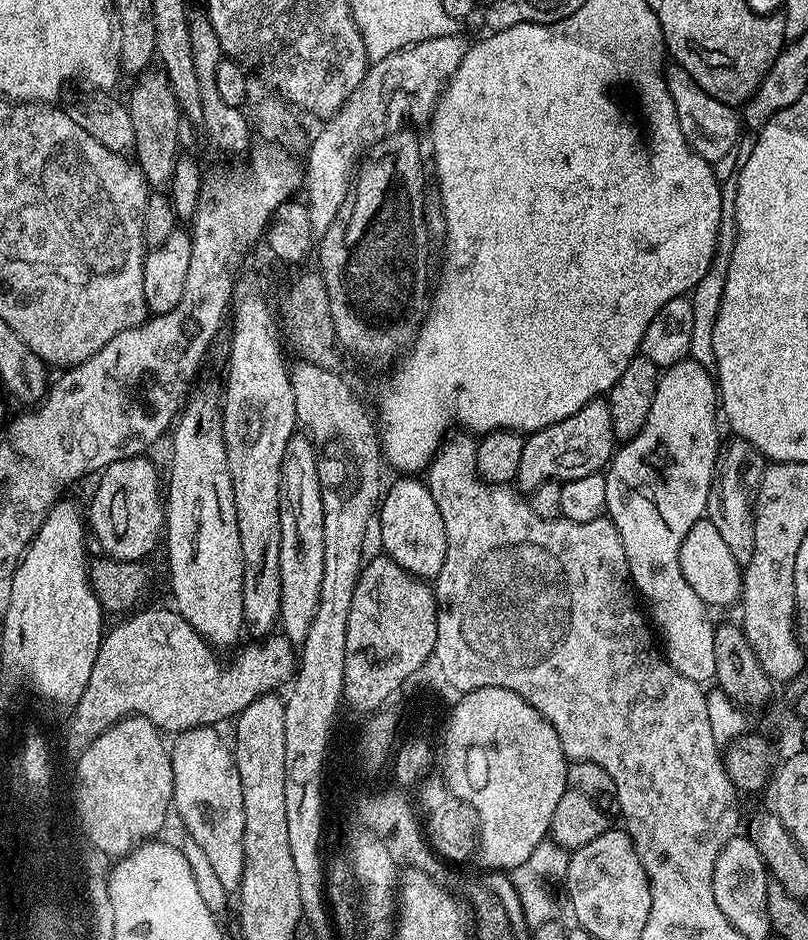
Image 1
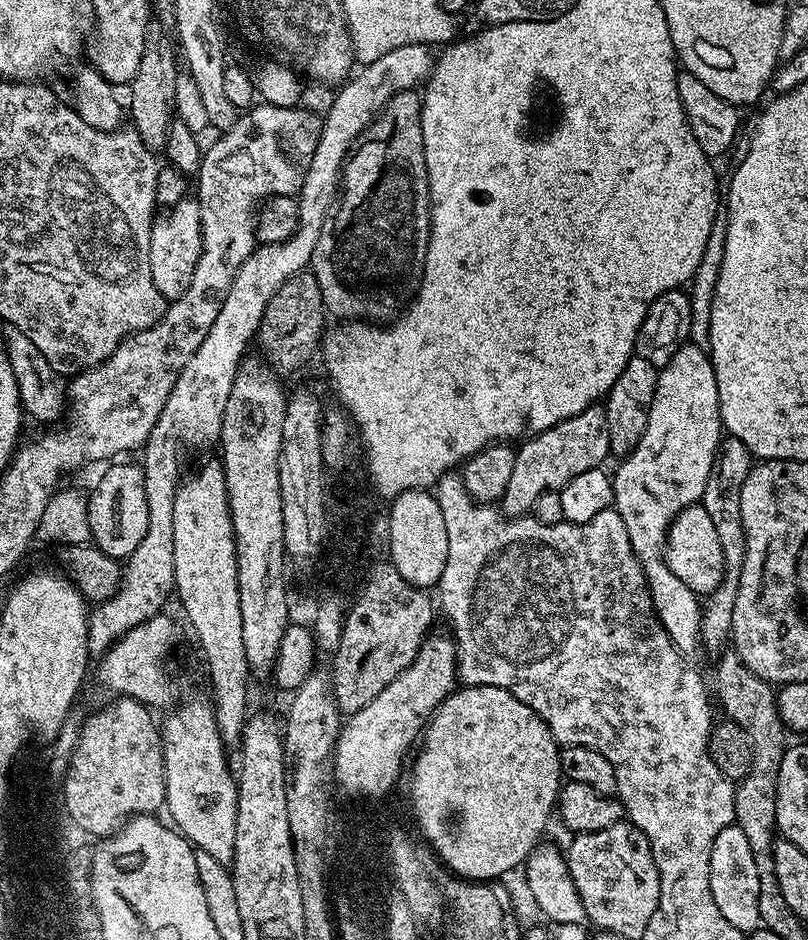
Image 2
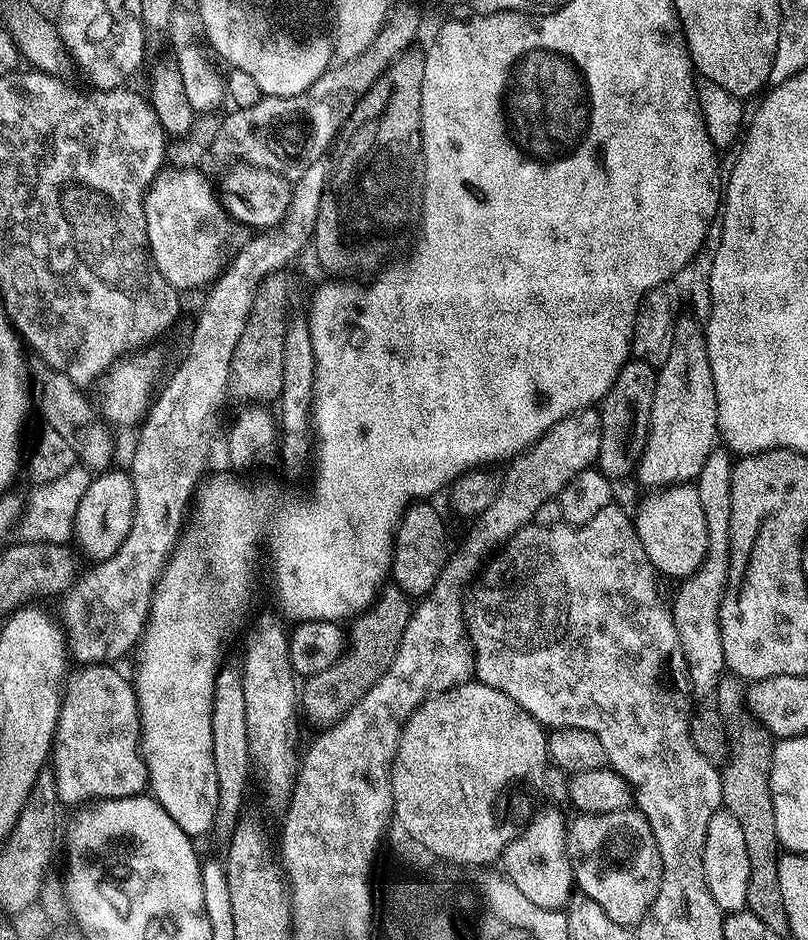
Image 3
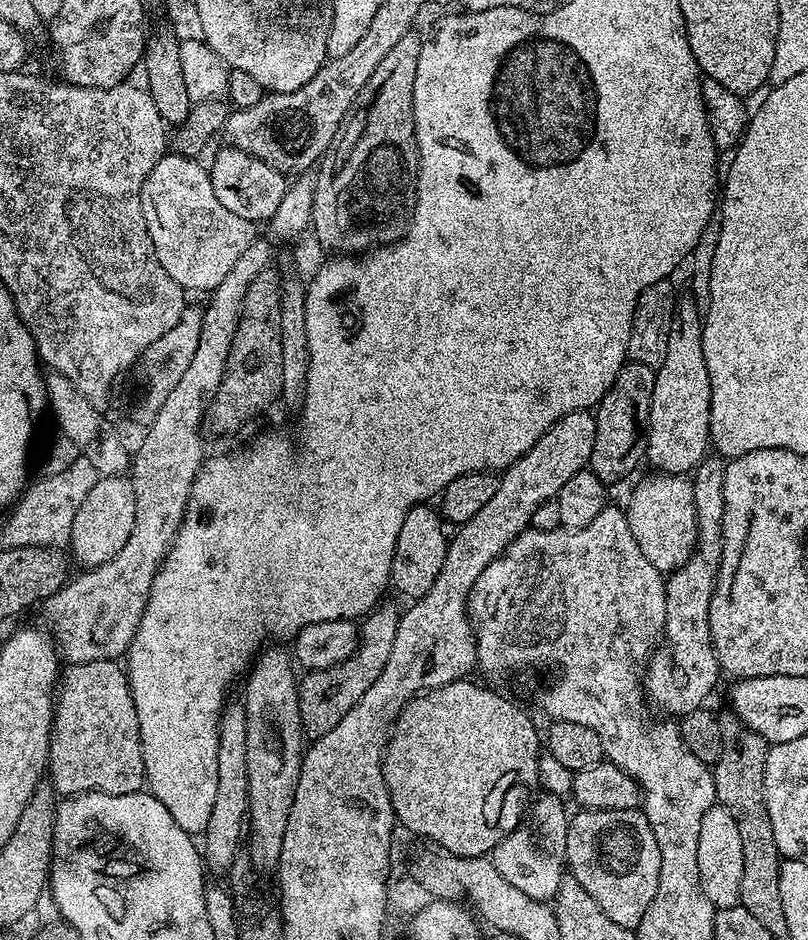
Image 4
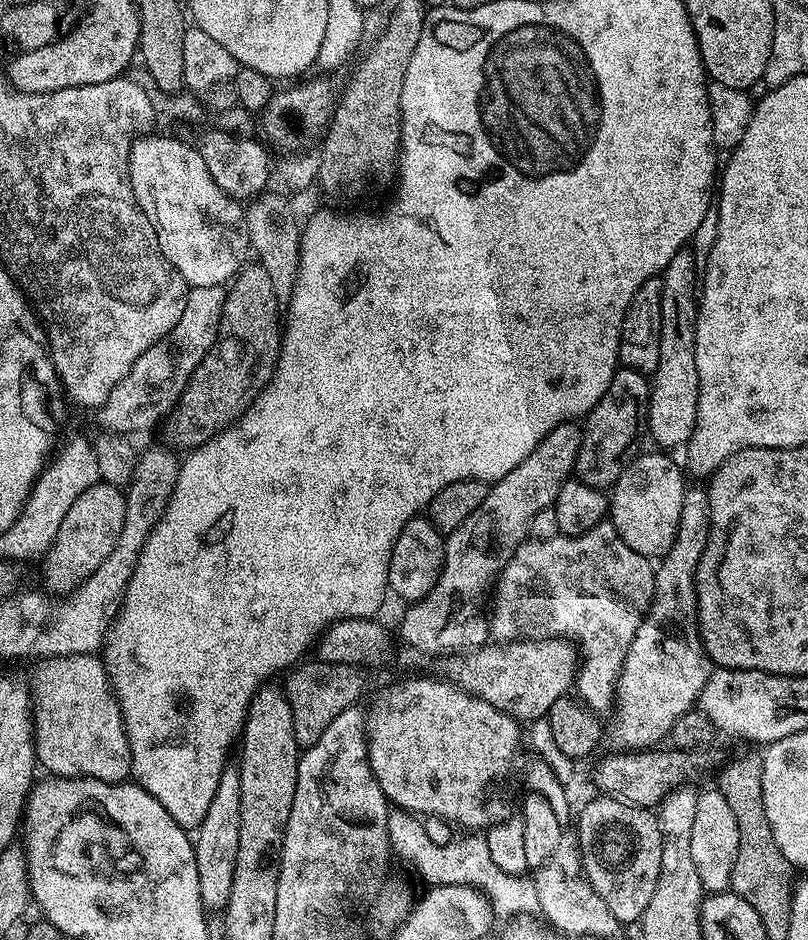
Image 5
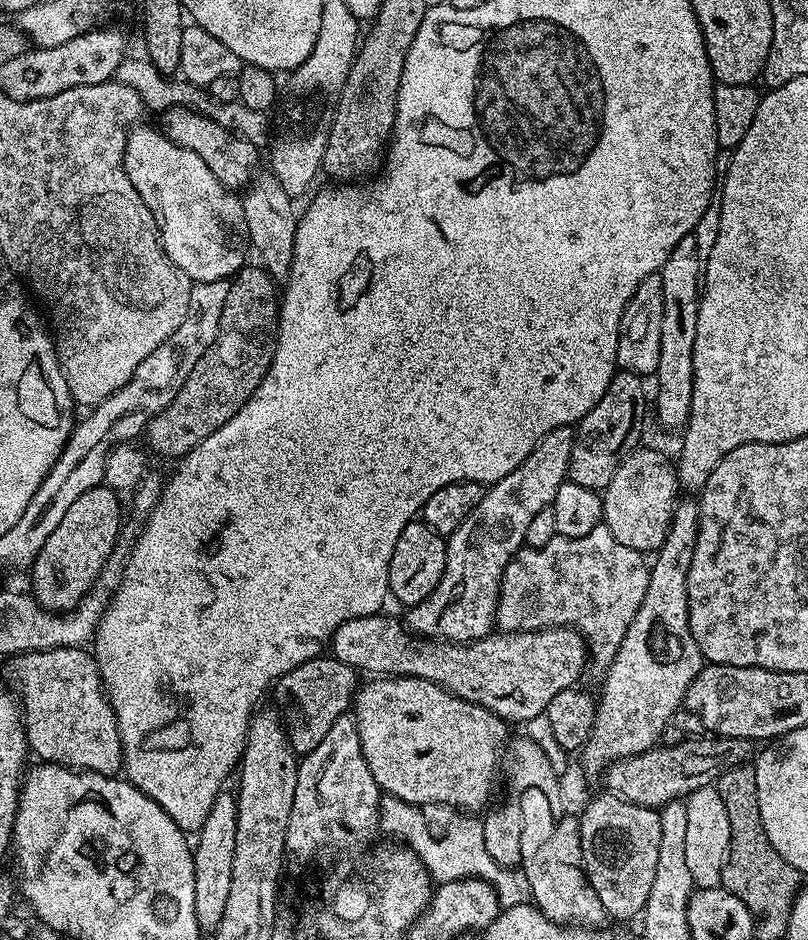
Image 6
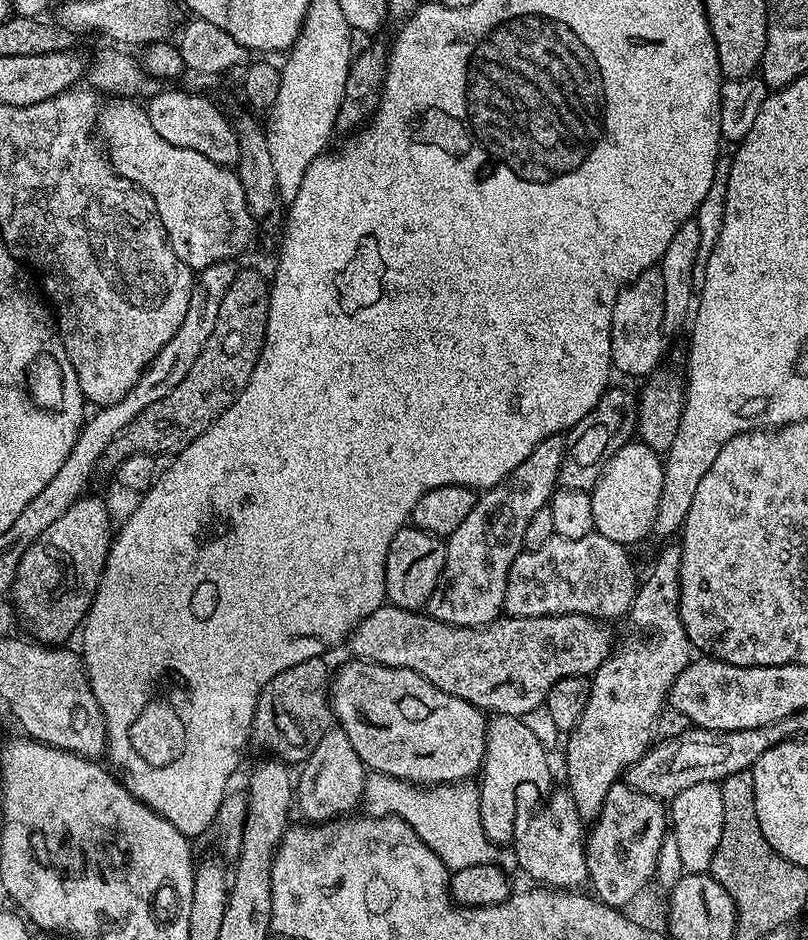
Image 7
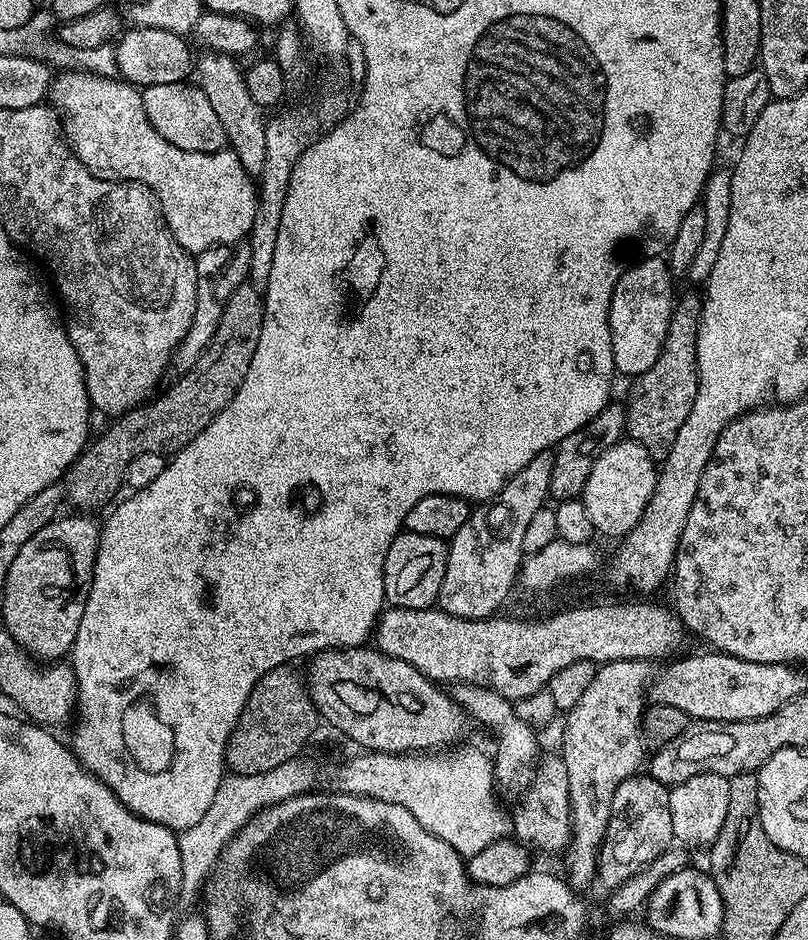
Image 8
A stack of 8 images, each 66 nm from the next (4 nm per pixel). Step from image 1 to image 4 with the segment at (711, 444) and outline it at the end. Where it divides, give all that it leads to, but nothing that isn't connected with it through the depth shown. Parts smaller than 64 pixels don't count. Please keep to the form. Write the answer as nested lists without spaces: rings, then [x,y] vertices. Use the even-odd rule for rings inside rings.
[[[692,298],[677,299],[668,323],[666,358],[656,369],[654,394],[646,425],[646,460],[660,474],[688,474],[710,448],[710,376],[702,354],[704,321]]]

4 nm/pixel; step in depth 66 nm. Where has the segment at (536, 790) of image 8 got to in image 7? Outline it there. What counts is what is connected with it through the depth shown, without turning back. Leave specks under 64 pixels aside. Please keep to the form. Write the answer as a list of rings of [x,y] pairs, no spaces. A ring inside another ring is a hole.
[[[566,790],[555,792],[551,793],[552,801],[548,800],[519,833],[516,860],[532,882],[545,889],[580,890],[588,884],[588,867],[584,857],[586,824],[578,814],[578,806],[574,806],[572,795]]]

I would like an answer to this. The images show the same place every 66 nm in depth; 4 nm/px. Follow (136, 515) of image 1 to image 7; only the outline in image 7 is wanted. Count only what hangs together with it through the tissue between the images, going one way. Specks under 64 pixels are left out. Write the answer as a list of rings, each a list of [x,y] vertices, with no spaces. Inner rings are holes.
[[[85,494],[76,500],[22,554],[22,562],[18,562],[16,577],[10,589],[10,600],[14,605],[15,615],[29,628],[31,639],[45,646],[60,646],[72,635],[77,635],[78,629],[84,623],[84,617],[88,615],[88,607],[92,604],[92,598],[96,594],[96,588],[100,585],[100,578],[104,575],[104,566],[108,563],[108,551],[114,539],[114,524],[108,517],[108,508],[96,496]]]

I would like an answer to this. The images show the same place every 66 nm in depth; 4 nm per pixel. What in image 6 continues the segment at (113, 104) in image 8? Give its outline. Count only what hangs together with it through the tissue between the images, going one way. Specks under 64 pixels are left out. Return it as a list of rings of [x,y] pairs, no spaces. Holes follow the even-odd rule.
[[[140,127],[127,133],[124,169],[160,225],[164,253],[197,284],[235,277],[245,267],[244,255],[250,252],[241,197],[224,188],[194,150],[180,148],[163,131]]]

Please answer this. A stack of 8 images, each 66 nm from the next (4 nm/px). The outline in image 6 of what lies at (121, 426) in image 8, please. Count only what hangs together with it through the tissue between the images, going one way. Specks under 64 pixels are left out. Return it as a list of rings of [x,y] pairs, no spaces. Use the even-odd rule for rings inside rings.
[[[245,266],[236,273],[230,283],[230,294],[226,294],[226,306],[222,306],[222,318],[220,319],[220,332],[216,340],[198,358],[198,366],[190,370],[190,378],[182,382],[182,390],[170,402],[170,406],[163,408],[158,415],[152,417],[148,422],[146,435],[148,444],[156,452],[164,456],[176,456],[182,458],[198,442],[210,438],[218,426],[230,422],[234,414],[258,390],[262,378],[272,361],[272,351],[276,348],[276,330],[278,327],[278,288],[271,276],[264,271],[263,267]]]

